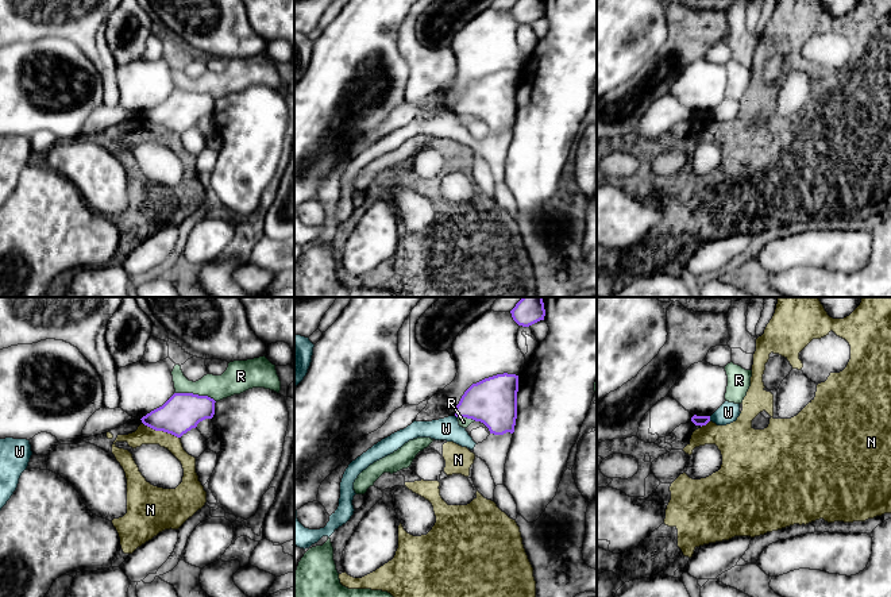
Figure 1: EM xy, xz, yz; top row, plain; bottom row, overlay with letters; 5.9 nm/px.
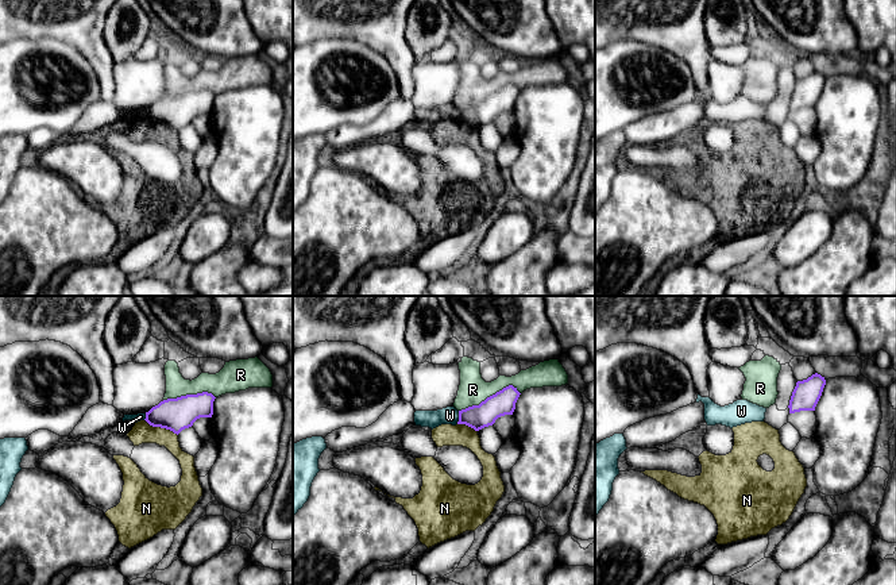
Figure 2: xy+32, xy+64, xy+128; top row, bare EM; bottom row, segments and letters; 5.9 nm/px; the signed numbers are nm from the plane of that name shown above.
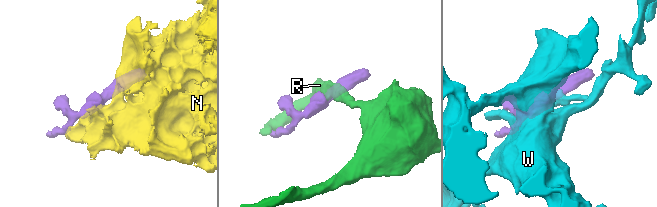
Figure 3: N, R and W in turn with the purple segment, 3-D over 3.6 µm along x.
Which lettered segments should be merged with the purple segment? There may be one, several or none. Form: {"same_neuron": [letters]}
{"same_neuron": []}

